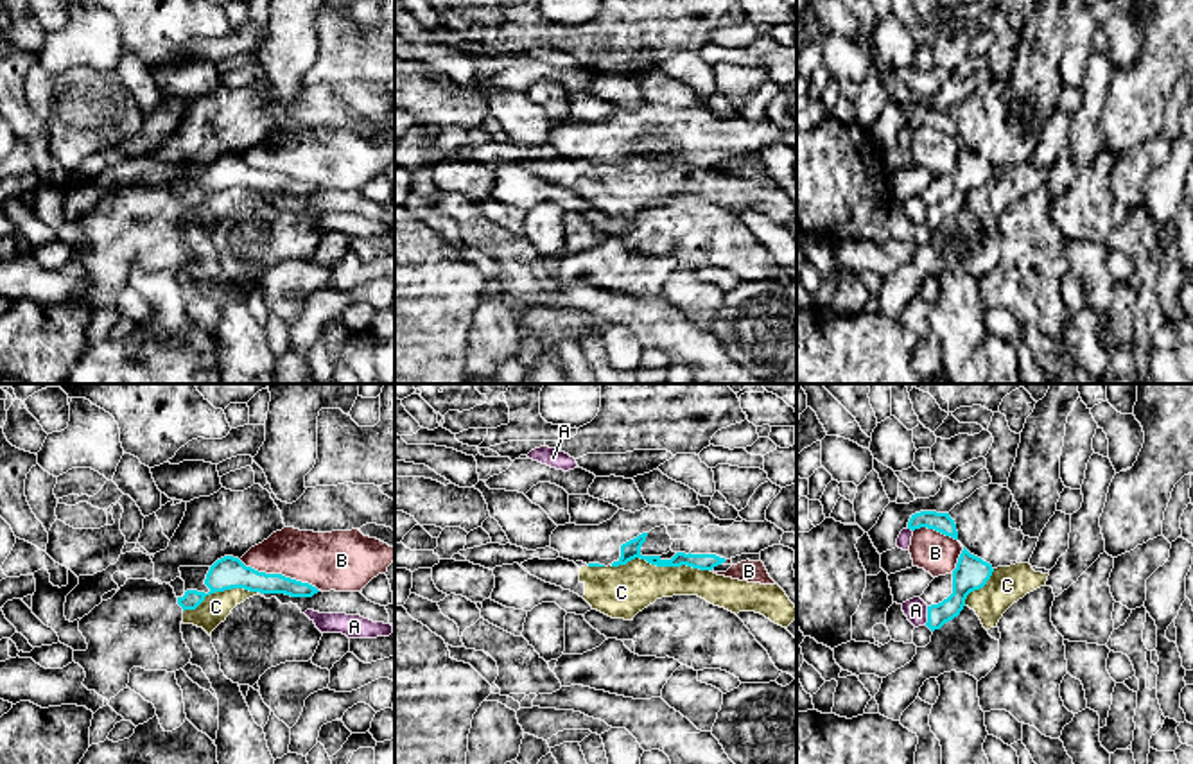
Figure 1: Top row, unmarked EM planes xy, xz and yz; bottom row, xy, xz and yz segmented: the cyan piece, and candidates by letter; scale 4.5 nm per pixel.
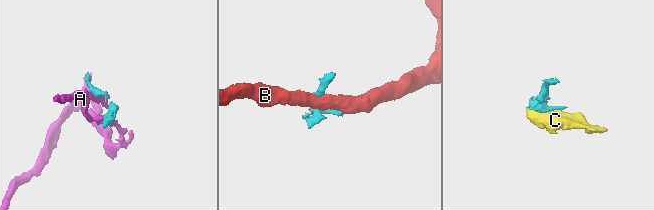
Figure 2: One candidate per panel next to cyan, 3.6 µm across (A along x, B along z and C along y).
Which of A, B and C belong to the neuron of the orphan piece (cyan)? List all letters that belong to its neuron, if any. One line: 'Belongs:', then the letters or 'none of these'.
Belongs: none of these

